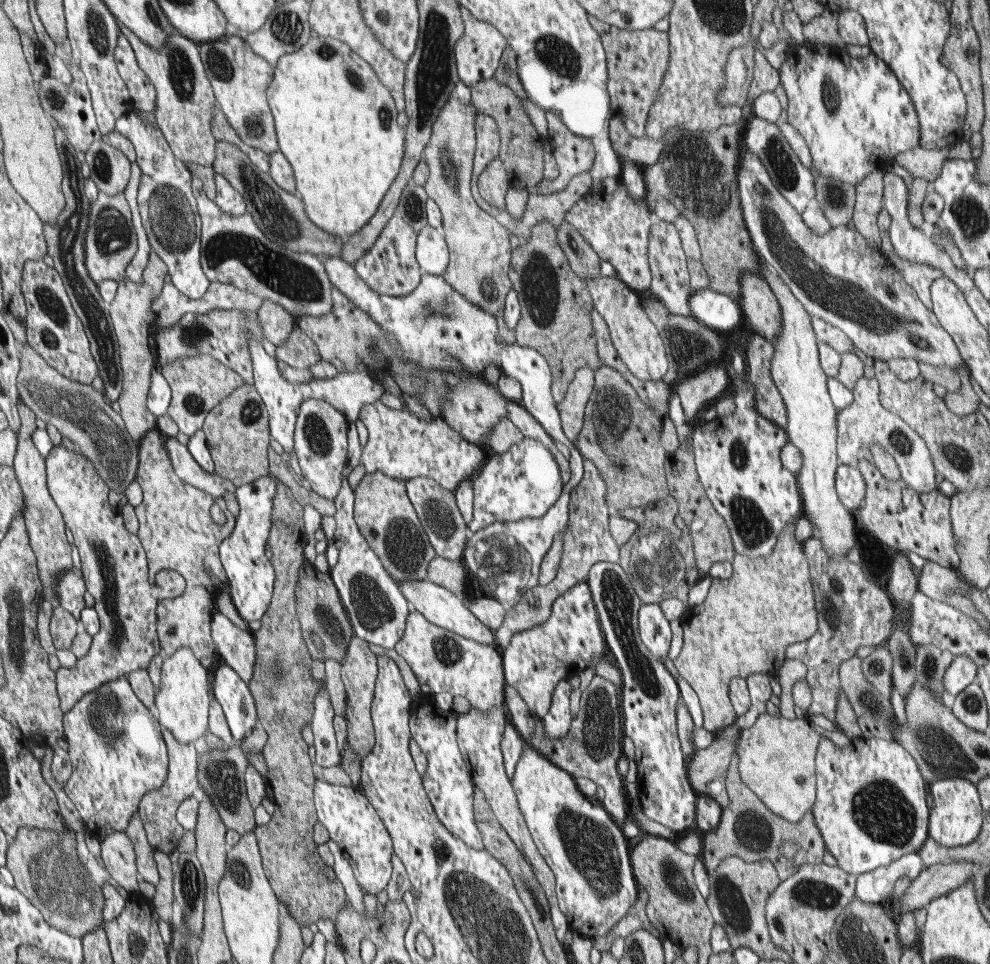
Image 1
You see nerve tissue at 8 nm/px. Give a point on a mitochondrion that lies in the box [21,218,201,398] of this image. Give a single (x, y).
(55, 311)

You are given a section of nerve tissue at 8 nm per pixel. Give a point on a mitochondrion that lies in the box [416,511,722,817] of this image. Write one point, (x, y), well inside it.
(618, 601)

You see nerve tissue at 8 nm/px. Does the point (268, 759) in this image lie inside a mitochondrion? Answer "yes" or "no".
no

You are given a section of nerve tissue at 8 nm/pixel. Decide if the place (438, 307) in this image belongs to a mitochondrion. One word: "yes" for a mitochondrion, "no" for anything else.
yes

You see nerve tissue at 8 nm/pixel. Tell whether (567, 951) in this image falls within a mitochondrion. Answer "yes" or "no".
no

